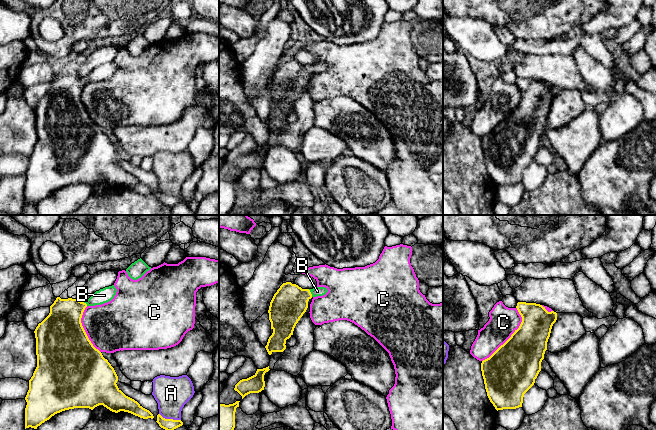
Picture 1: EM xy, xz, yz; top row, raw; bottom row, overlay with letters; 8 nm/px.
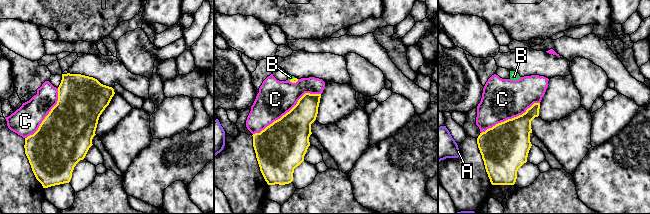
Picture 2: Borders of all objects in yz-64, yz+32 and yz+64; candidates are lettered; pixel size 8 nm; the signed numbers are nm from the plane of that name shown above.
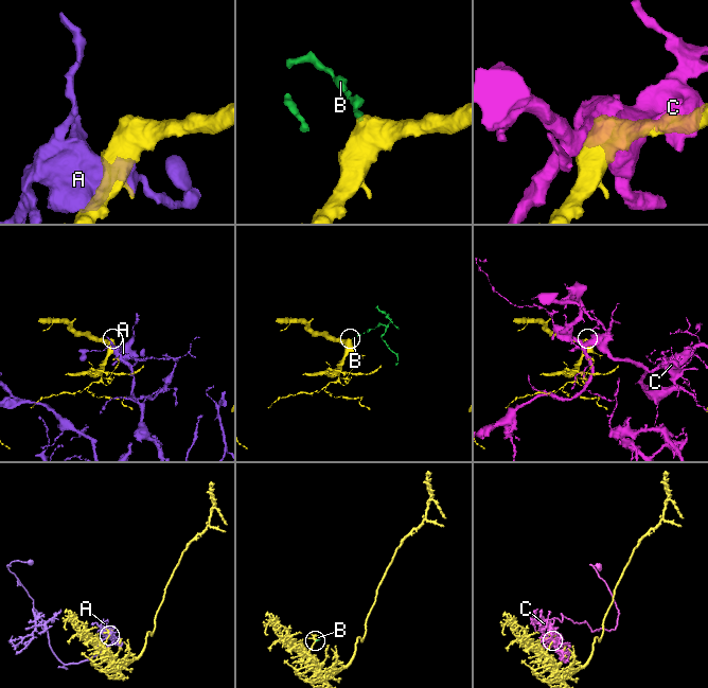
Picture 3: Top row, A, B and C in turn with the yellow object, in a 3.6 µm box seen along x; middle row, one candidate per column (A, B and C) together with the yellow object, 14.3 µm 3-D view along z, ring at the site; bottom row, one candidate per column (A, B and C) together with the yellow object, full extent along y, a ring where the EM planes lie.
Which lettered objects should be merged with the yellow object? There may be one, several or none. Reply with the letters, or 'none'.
B

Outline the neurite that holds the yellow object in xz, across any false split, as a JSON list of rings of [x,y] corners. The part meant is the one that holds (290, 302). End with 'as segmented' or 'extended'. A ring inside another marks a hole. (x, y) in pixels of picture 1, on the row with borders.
[[[291,282],[283,283],[274,294],[269,306],[269,320],[272,335],[265,346],[269,355],[283,352],[286,340],[293,335],[294,328],[308,308],[312,297],[323,296],[328,292],[325,287],[302,289]]]; extended

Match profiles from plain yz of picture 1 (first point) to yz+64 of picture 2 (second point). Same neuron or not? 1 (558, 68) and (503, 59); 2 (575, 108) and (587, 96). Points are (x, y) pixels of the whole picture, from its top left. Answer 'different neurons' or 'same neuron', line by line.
1: same neuron
2: different neurons

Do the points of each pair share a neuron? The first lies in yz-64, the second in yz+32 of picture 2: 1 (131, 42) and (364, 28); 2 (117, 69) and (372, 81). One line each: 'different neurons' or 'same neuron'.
1: different neurons
2: different neurons

